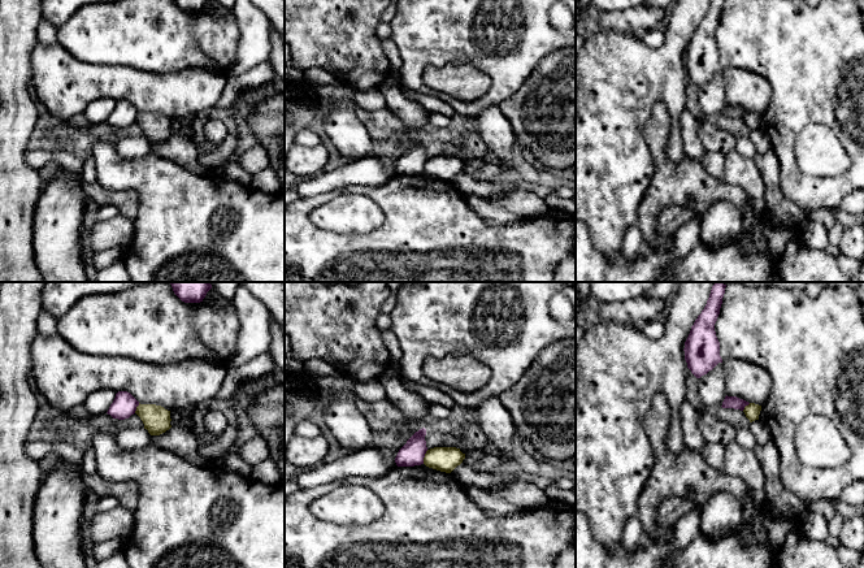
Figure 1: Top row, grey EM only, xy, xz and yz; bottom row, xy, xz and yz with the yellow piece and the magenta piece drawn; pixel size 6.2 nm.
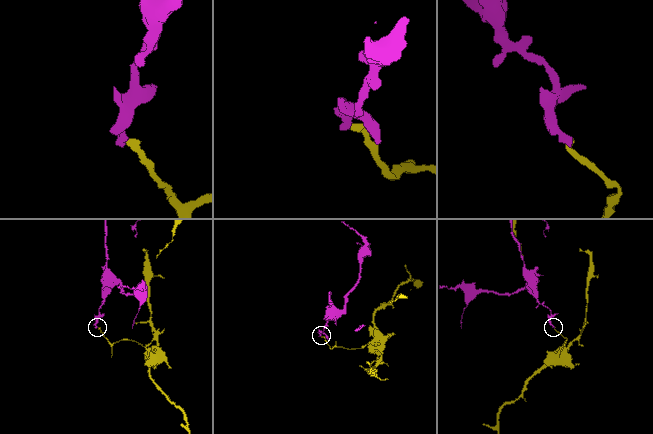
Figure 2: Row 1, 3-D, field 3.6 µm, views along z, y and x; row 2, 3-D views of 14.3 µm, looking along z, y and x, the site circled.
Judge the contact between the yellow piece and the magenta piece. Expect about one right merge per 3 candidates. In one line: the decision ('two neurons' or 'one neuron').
two neurons

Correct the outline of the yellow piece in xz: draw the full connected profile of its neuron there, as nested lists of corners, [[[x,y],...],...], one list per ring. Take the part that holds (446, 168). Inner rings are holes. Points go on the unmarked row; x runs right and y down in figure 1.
[[[434,156],[426,160],[424,173],[429,177],[451,182],[463,172],[465,162],[456,156]]]

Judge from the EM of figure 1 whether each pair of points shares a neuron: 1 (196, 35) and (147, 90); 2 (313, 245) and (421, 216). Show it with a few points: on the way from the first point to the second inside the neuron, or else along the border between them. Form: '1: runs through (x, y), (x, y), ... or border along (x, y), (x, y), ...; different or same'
1: border along (133, 66), (150, 72), (178, 72), (192, 68); different
2: runs through (341, 246), (391, 246), (394, 243); same

